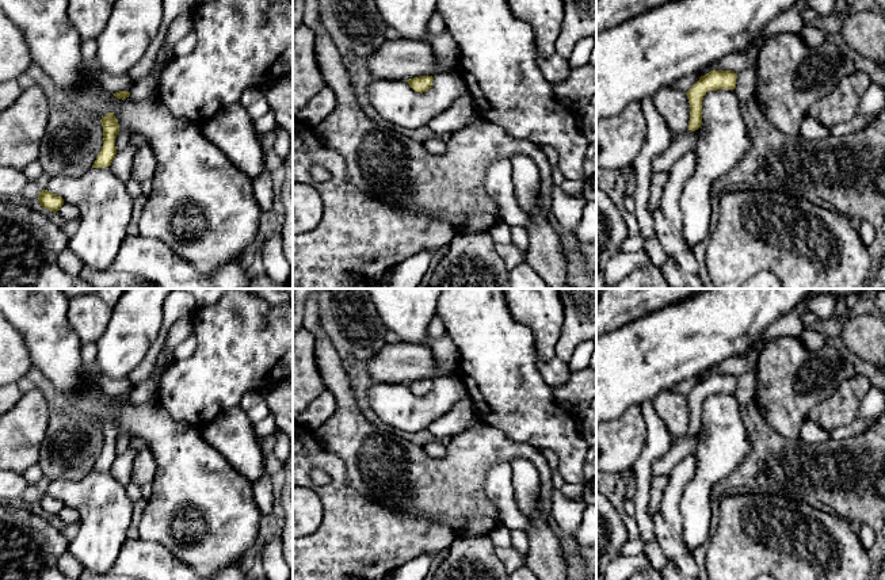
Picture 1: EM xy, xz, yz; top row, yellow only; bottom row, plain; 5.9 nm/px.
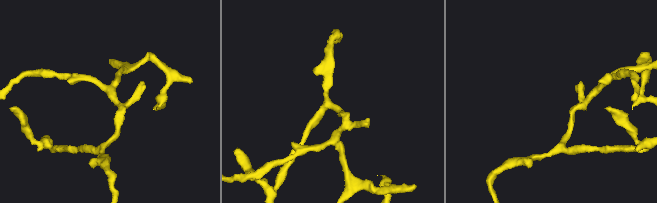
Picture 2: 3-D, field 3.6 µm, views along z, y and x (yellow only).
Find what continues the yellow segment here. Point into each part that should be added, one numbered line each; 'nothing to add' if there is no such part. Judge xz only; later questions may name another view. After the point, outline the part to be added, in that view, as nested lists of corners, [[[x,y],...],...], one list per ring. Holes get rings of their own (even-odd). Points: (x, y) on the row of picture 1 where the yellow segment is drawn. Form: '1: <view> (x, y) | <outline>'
nothing to add

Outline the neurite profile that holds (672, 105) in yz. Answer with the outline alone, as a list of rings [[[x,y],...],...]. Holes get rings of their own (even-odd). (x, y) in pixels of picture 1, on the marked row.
[[[664,85],[652,100],[672,134],[683,134],[688,130],[690,103],[684,92]]]

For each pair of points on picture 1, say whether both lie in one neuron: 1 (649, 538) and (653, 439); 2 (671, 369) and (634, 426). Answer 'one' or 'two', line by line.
1: one
2: two

